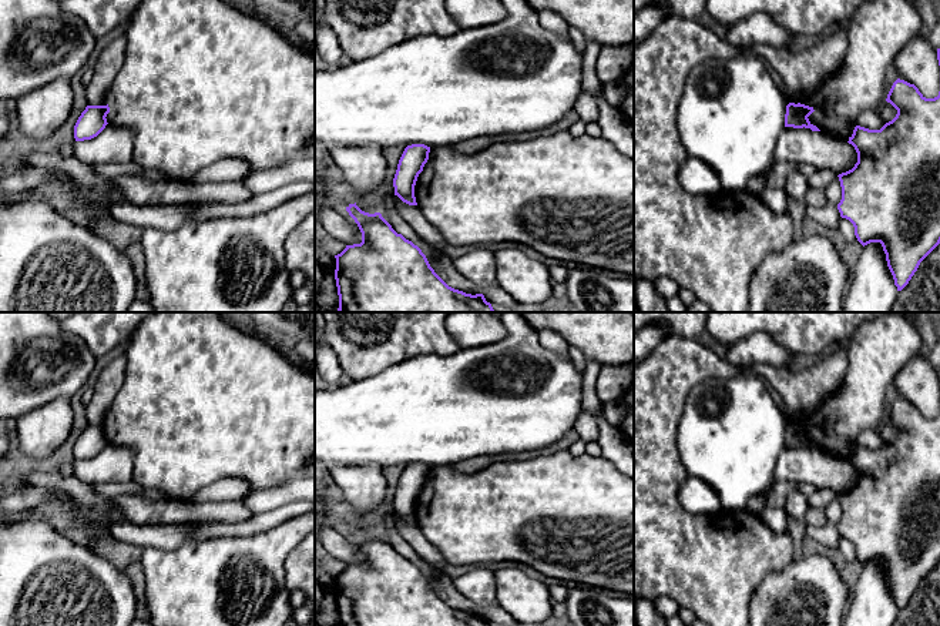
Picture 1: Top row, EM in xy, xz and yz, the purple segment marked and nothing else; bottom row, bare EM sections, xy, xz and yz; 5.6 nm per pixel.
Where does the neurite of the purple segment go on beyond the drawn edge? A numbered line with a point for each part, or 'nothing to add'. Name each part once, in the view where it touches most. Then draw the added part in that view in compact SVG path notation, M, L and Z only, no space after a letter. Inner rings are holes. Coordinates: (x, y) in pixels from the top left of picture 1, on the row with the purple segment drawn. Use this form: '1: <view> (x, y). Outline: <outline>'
nothing to add

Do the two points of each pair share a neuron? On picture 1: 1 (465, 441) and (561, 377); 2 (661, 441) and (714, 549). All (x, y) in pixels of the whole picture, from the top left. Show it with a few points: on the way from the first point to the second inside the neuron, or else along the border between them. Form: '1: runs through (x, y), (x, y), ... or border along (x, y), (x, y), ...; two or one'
1: runs through (489, 417), (504, 401), (524, 401), (537, 397); one
2: runs through (661, 468), (661, 496), (687, 524); one

